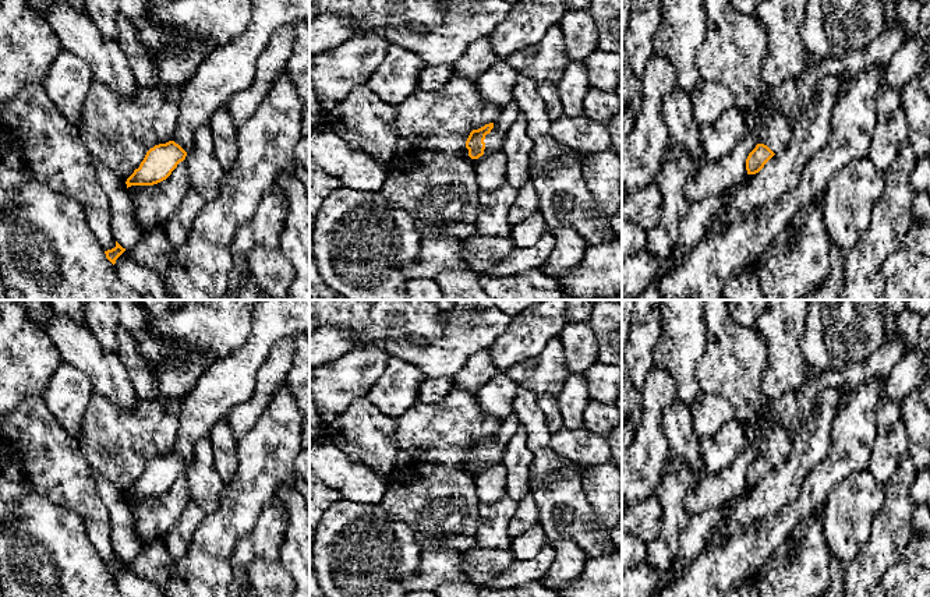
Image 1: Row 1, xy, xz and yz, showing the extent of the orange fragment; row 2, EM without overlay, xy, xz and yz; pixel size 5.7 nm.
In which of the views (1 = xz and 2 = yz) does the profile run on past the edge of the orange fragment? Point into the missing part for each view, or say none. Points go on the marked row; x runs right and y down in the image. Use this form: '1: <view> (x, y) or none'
1: xz (494, 140)
2: yz (773, 130)

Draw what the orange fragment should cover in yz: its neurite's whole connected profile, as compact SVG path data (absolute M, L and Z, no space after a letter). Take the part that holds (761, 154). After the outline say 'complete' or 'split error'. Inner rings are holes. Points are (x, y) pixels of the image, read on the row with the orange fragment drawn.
M763 98L745 110L746 134L759 137L759 144L746 159L747 174L759 173L764 165L788 146L792 133L788 119L782 113L774 113L770 102Z; split error

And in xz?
M512 102L501 107L494 123L473 130L466 141L468 156L471 159L478 159L482 155L502 151L503 138L519 113L520 107Z; split error

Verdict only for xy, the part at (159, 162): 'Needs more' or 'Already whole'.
Needs more

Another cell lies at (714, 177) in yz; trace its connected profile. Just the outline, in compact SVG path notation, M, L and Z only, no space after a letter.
M747 133L746 138L735 149L717 162L703 159L699 173L683 187L690 202L718 195L740 184L747 174L746 159L759 144L759 137Z

